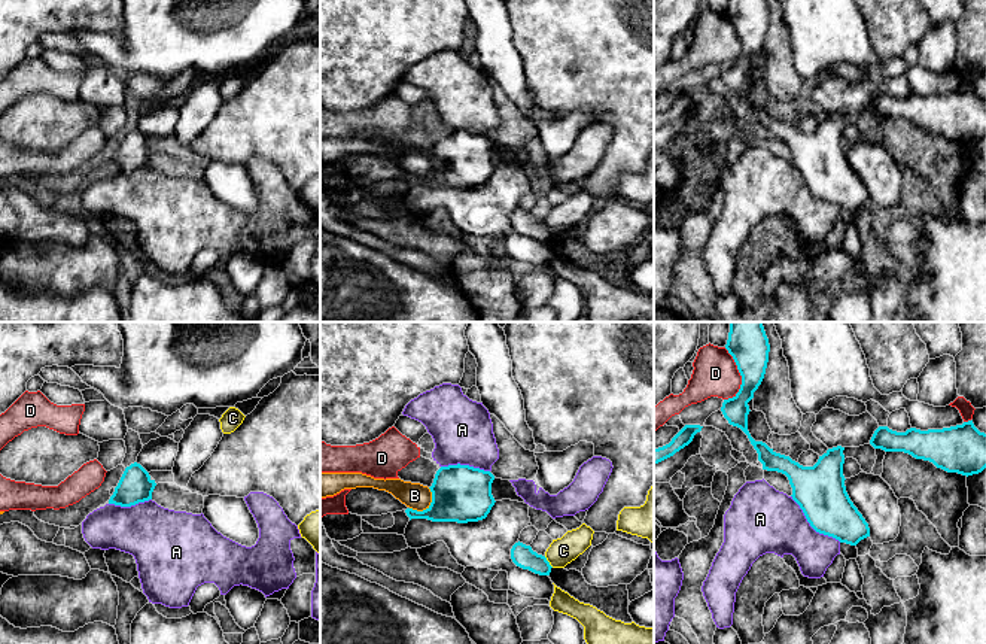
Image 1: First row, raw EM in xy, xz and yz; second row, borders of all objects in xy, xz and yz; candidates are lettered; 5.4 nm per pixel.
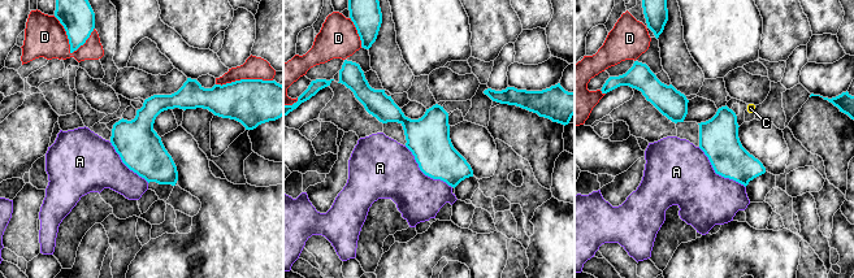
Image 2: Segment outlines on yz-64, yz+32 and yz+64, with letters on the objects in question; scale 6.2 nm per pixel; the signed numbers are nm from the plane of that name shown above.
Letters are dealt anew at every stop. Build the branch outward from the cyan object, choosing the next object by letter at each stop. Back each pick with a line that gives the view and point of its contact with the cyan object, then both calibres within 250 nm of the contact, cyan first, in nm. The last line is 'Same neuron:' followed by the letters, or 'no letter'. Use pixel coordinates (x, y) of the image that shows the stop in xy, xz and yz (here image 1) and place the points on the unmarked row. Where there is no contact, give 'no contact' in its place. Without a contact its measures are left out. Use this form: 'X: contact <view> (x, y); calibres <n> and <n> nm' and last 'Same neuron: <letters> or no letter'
Same neuron: no letter

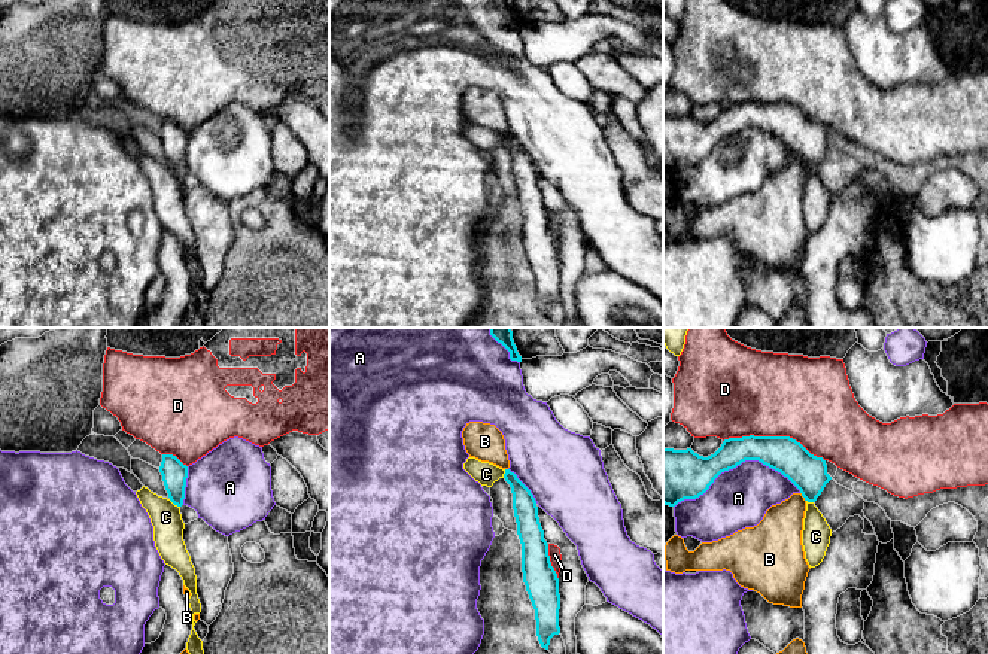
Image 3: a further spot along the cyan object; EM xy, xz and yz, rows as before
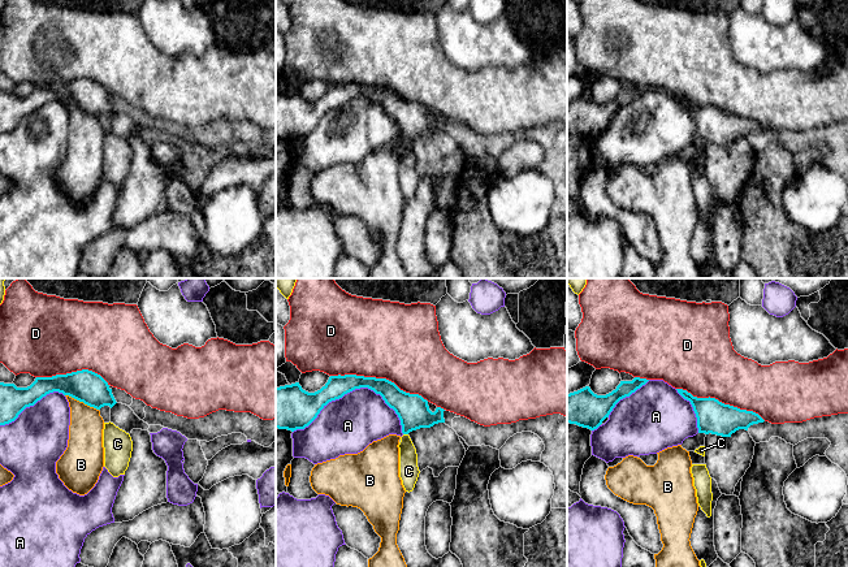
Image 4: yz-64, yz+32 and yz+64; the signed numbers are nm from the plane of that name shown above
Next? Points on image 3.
Same neuron: no letter

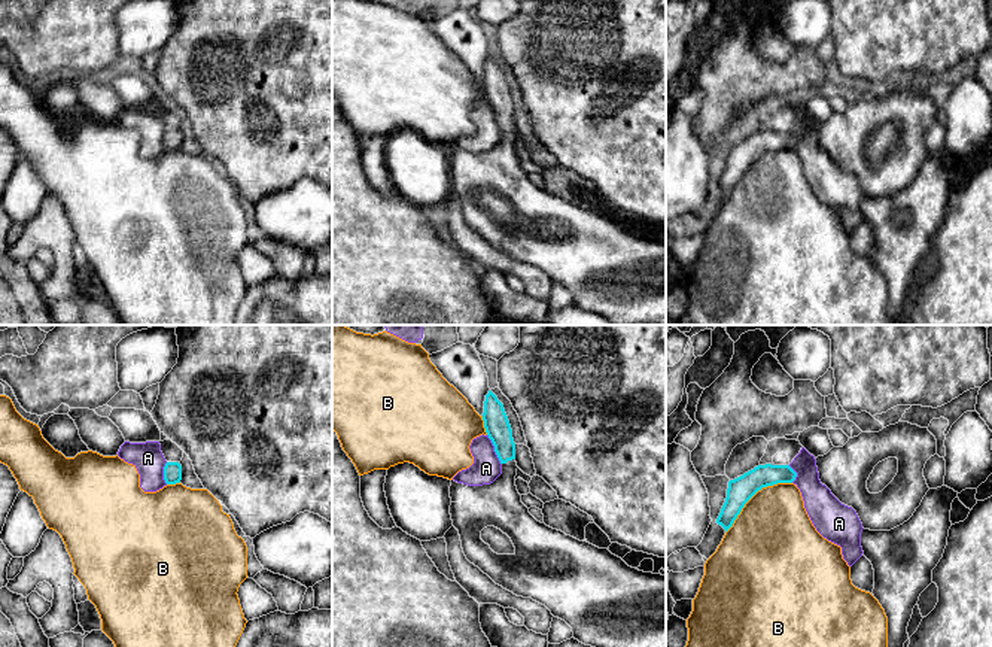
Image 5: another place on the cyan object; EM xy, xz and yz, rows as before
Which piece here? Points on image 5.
Same neuron: no letter

